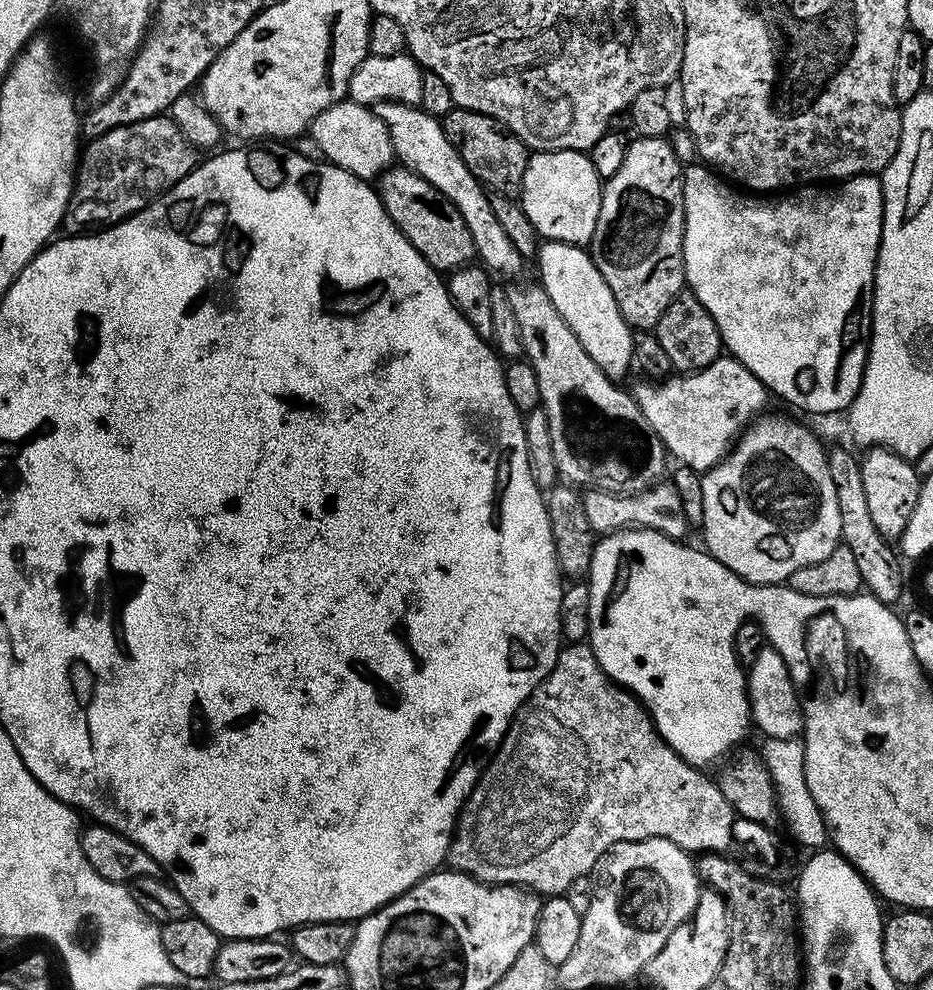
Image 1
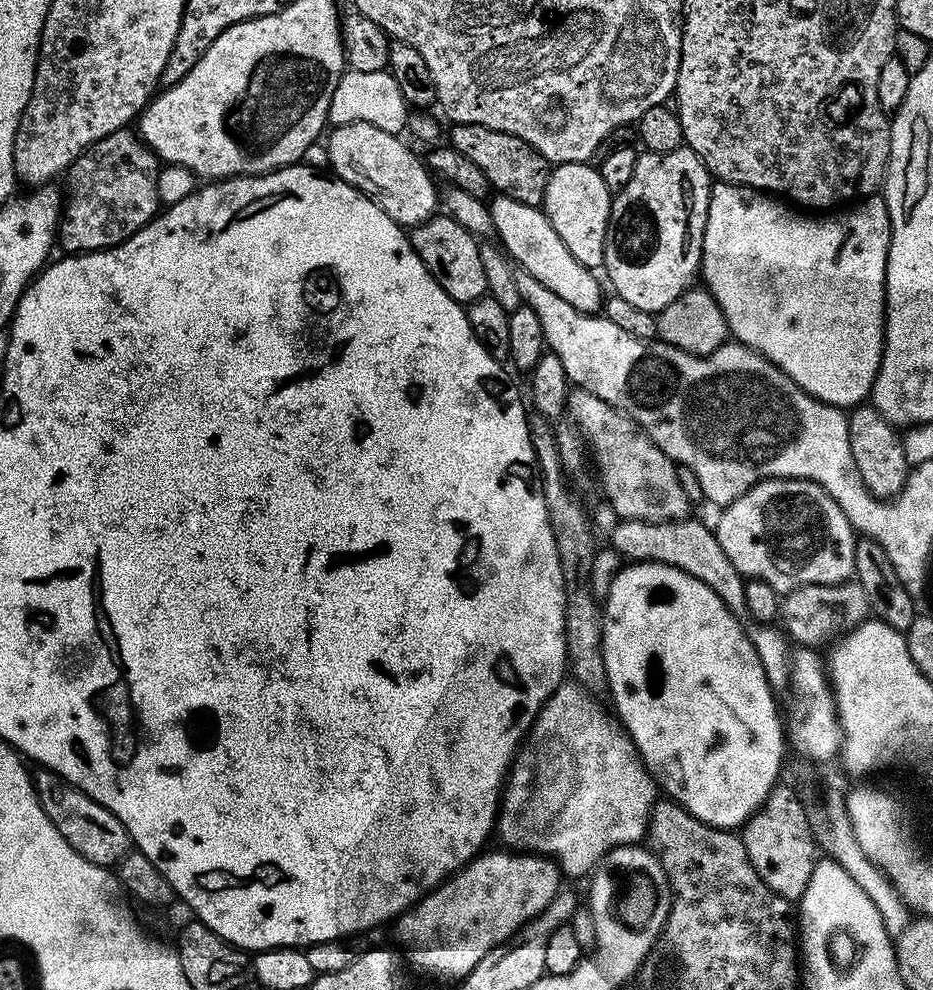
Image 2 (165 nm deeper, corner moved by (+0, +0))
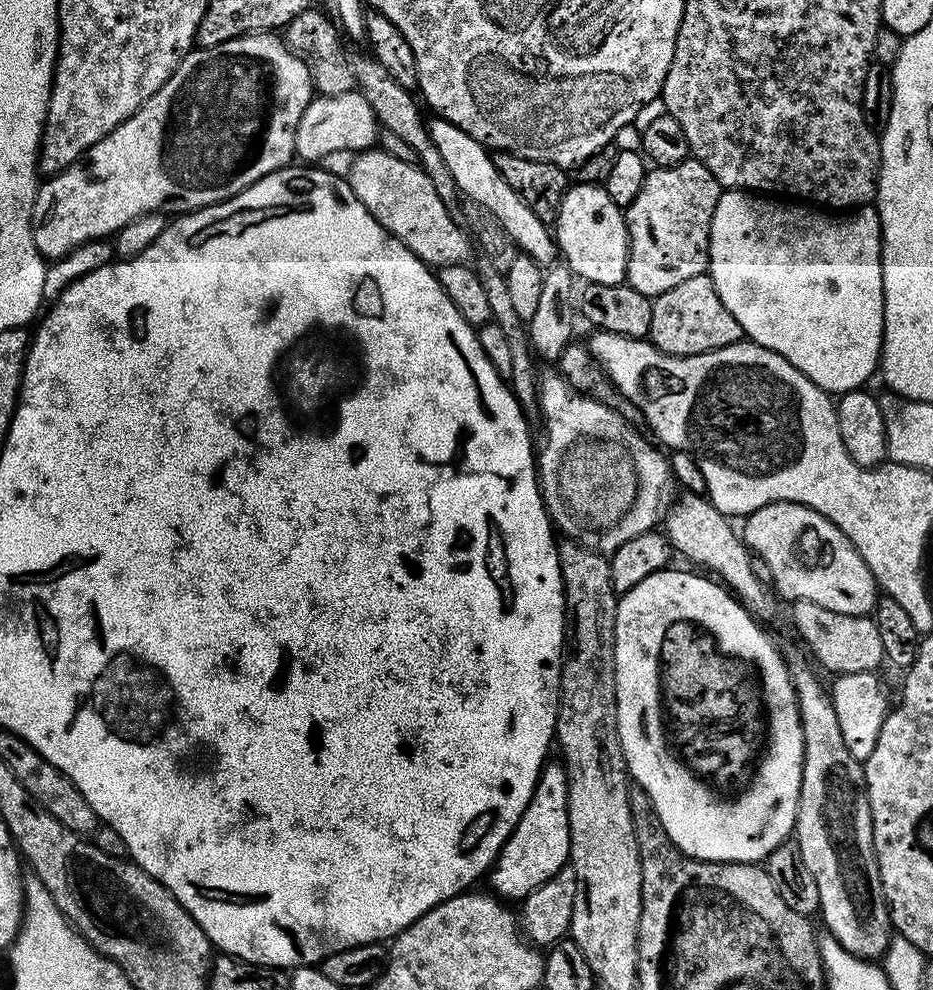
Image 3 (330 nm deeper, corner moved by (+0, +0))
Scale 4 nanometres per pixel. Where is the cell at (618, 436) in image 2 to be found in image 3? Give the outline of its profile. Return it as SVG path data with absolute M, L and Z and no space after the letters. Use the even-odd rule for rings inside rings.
M684 494L681 497L673 508L671 505L667 509L662 520L662 531L668 537L673 553L680 555L681 552L686 559L693 560L694 563L701 564L704 568L709 568L709 570L704 570L723 581L749 612L760 618L770 615L776 608L777 597L773 589L767 583L759 581L750 570L749 549L741 533L737 529L736 532L732 529L733 521L723 516L703 495Z

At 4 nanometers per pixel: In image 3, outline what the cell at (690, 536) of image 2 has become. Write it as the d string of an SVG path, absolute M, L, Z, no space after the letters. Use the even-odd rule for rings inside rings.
M791 661L790 679L792 686L796 691L796 711L800 718L802 726L802 738L804 739L804 751L802 759L798 764L798 795L796 797L796 826L794 829L794 839L796 845L800 848L802 854L802 862L804 868L810 874L810 878L814 878L814 882L818 886L818 898L820 899L819 919L824 919L824 924L828 927L827 935L831 939L836 940L848 952L852 952L855 956L861 958L880 958L883 957L888 938L890 935L890 921L888 919L888 906L884 898L884 891L880 888L880 871L878 870L878 862L876 861L876 851L874 850L874 838L872 837L872 819L870 818L870 802L868 801L868 791L864 785L864 766L861 761L854 758L854 754L850 754L850 750L846 750L846 742L842 738L842 726L838 726L838 714L834 710L830 699L829 691L820 686L820 680L803 664L802 661Z

